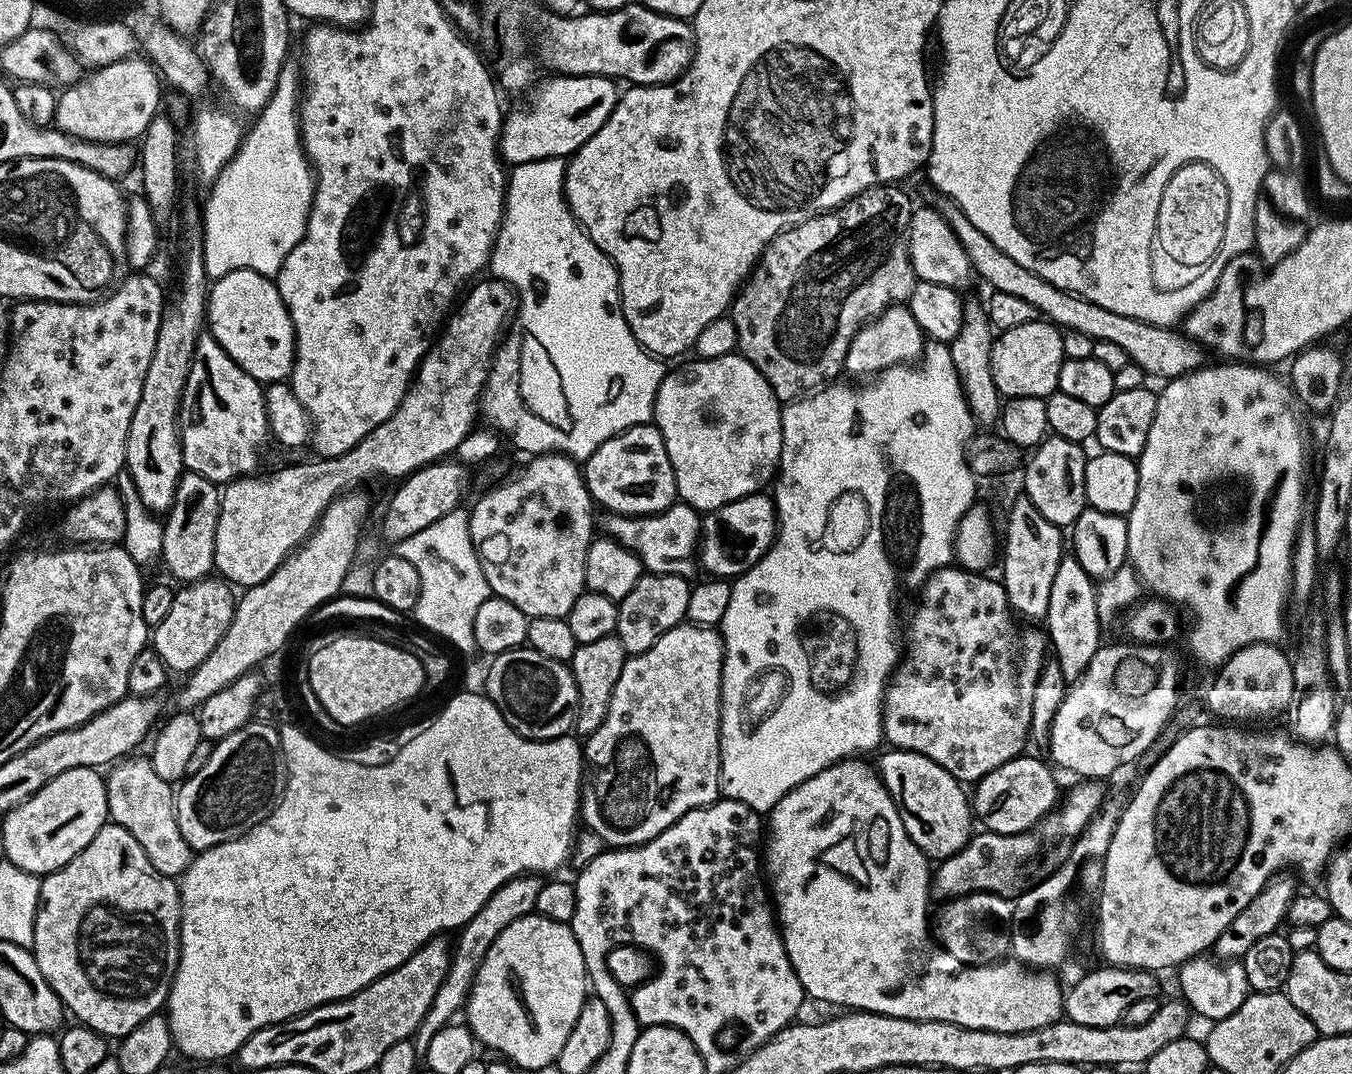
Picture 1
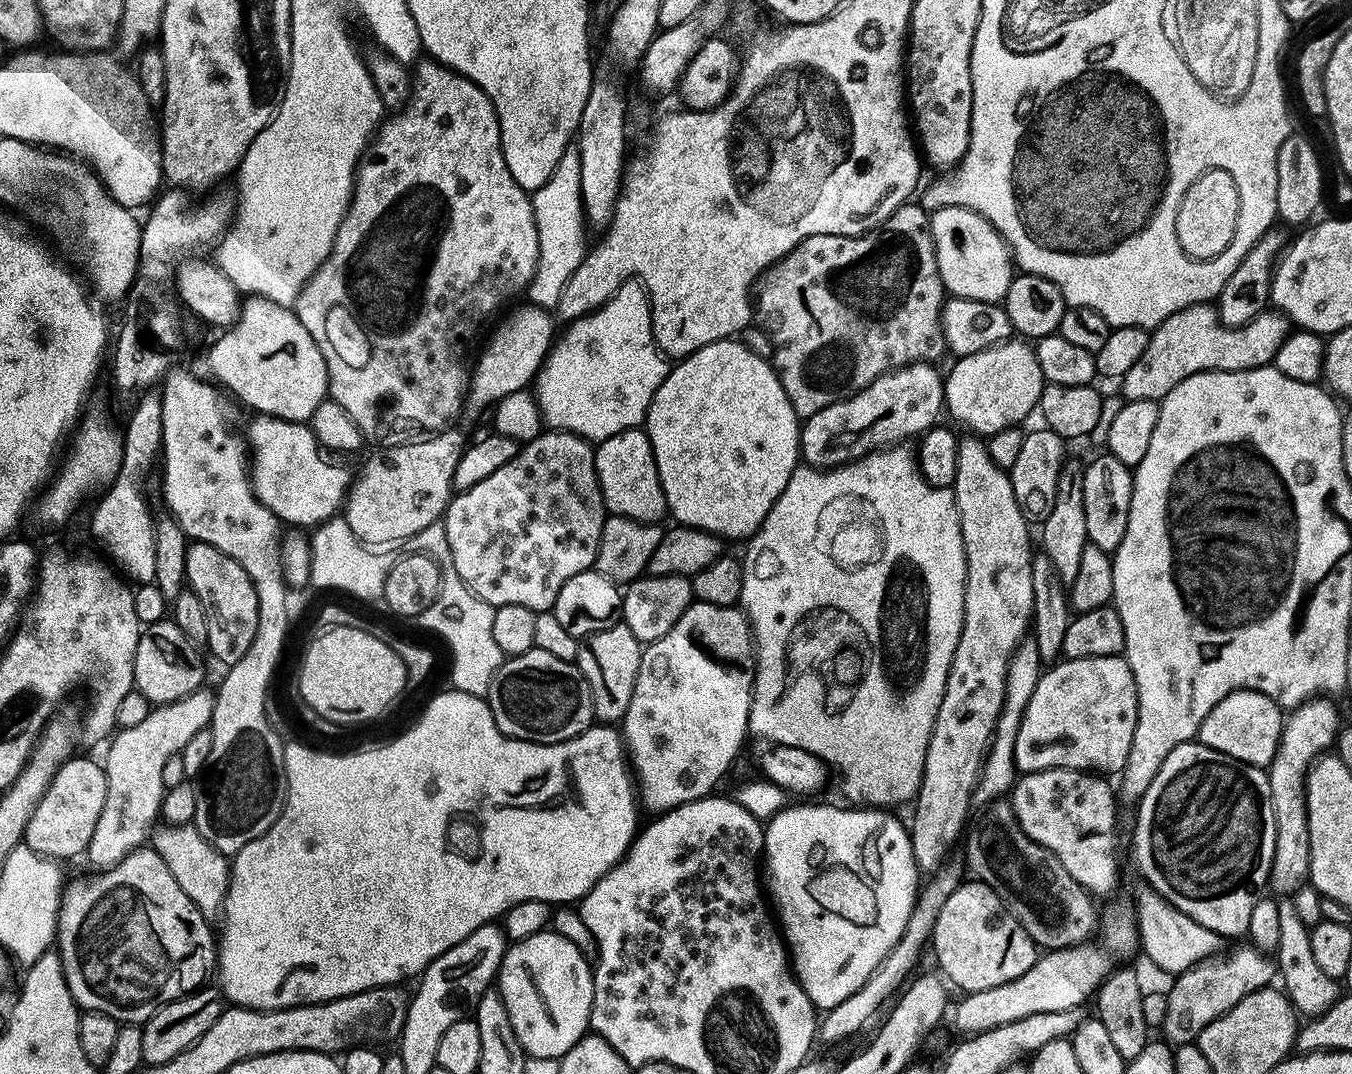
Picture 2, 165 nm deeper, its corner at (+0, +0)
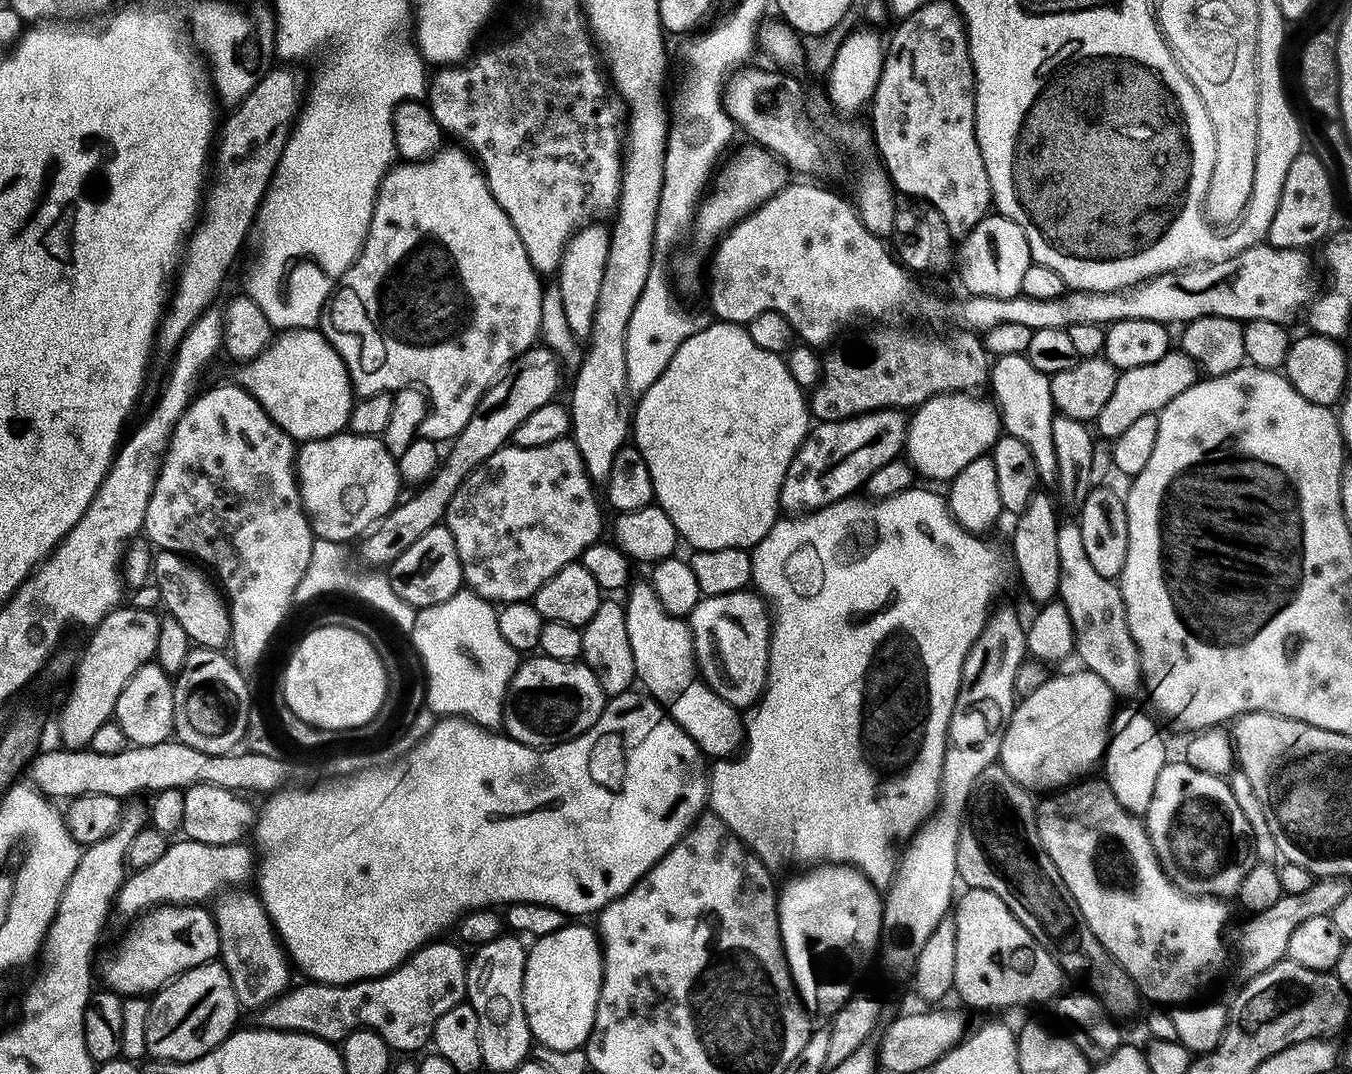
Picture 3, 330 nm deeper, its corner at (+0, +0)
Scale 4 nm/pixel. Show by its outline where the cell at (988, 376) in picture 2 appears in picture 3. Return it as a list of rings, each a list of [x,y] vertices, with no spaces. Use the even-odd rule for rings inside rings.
[[[947,392],[930,398],[911,413],[906,456],[921,477],[951,482],[962,466],[970,466],[974,458],[991,453],[1002,435],[1002,423],[999,407],[988,400],[971,392]]]

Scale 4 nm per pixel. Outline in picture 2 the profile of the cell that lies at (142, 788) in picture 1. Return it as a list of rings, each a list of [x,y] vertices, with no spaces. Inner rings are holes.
[[[161,823],[153,827],[150,833],[150,846],[166,862],[170,874],[174,874],[174,882],[182,886],[186,898],[198,906],[198,910],[203,916],[209,918],[221,915],[224,899],[228,893],[228,877],[230,875],[230,860],[222,852],[217,852],[198,834],[194,826],[187,824],[171,825]]]

